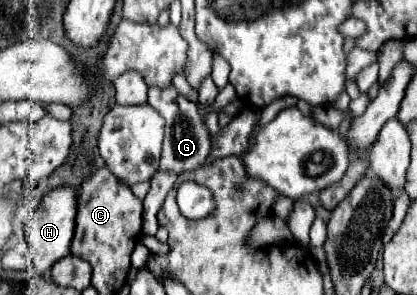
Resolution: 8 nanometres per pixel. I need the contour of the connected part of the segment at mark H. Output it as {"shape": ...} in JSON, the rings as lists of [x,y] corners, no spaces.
{"shape":[[[55,188],[43,198],[41,206],[25,222],[25,240],[29,244],[31,254],[35,256],[35,272],[47,272],[57,260],[69,256],[75,208],[77,208],[77,192],[71,188]]]}

